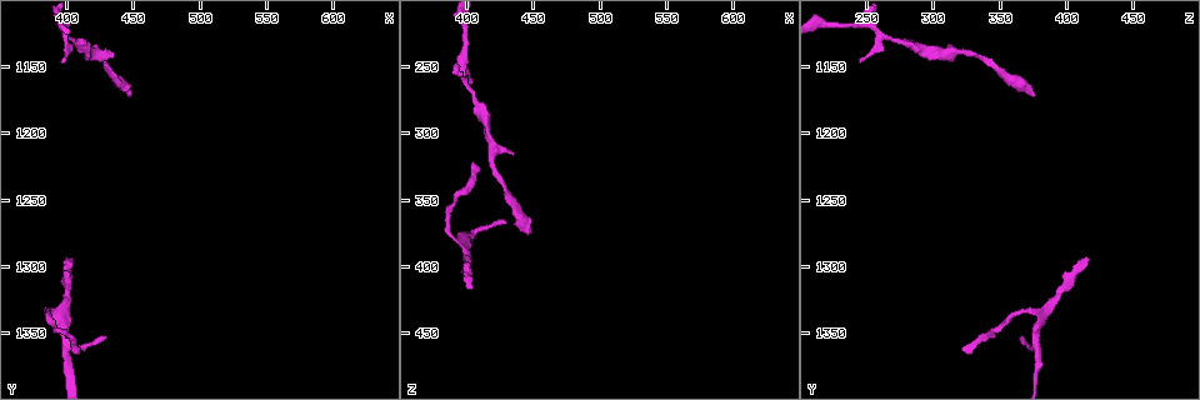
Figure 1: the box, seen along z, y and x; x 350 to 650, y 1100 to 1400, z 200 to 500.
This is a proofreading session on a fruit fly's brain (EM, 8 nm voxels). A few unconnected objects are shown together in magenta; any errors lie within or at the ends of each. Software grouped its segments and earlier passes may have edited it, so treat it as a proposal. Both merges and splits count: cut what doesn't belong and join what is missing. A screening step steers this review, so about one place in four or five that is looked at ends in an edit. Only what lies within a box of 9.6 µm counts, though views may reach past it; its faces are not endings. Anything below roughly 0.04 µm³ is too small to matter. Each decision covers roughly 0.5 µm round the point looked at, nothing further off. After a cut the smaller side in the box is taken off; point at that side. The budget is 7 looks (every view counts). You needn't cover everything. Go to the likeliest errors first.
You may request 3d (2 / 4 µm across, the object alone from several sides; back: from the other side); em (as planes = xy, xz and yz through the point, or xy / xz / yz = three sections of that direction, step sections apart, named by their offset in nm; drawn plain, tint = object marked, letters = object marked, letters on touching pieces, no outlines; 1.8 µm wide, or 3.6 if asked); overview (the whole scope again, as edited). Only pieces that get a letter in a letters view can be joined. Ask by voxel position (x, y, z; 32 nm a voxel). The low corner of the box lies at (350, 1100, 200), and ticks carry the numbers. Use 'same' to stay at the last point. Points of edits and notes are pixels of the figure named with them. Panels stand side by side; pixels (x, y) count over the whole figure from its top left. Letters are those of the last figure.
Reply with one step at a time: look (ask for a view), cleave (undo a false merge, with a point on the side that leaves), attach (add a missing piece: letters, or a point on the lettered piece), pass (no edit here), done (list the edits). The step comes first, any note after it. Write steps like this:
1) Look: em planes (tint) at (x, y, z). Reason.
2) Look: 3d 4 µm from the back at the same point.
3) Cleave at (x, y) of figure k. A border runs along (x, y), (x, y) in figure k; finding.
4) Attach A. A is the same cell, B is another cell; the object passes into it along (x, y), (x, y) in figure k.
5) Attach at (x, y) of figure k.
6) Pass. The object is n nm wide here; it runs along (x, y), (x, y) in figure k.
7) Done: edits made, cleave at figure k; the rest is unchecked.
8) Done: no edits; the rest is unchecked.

Look: em yz step 8 (letters) at (404, 1362, 322). Thin end.

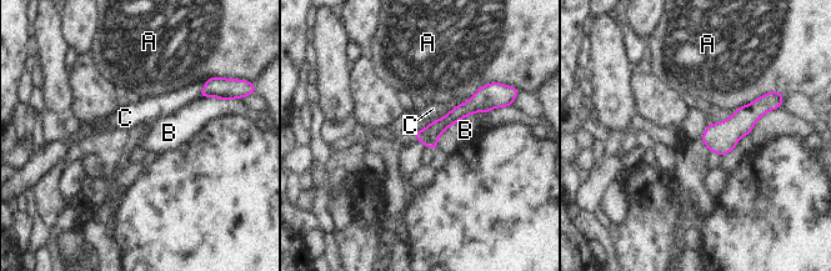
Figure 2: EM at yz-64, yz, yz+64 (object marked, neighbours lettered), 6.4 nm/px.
Look: em planes (letters) at the same point. Another direction.

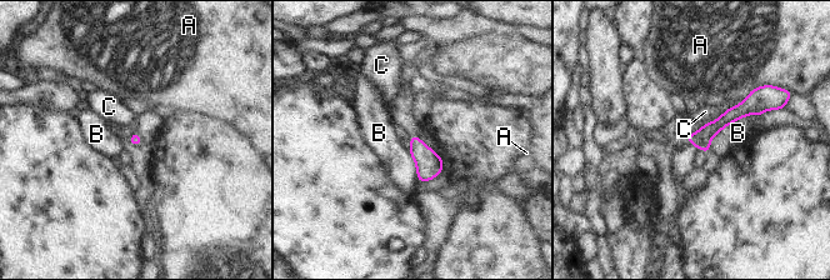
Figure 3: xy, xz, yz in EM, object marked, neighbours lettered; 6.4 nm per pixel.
Pass. A, B and C are other cells; a border runs along (759, 115), (725, 125), (708, 149) in figure 3; no lettered piece goes on from it.

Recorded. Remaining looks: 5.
Look: em planes (tint) at (398, 1290, 416). Branch stops here.

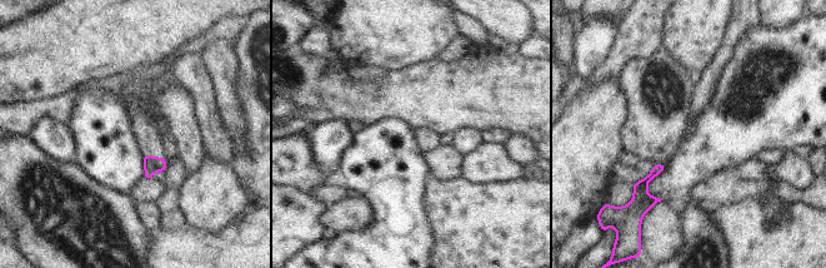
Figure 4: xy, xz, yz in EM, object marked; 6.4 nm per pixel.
Look: em planes (letters) at the same point. See the neighbours.

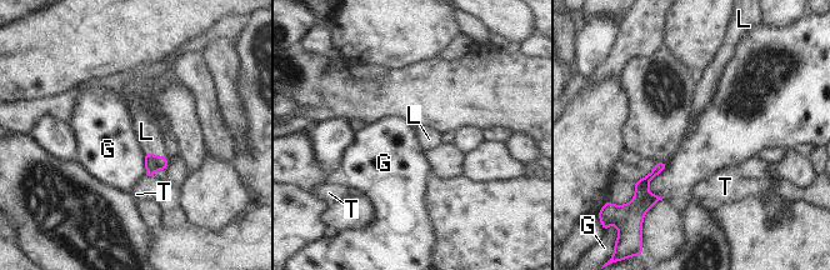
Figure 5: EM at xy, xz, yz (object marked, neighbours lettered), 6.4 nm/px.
Attach L. L is the same cell, G and T are other cells; the object passes into it along (153, 163), (155, 155), (146, 131) in figure 5; it goes on there.

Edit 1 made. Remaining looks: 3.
Look: 3d 4 µm at (430, 1352, 366). Thin end.

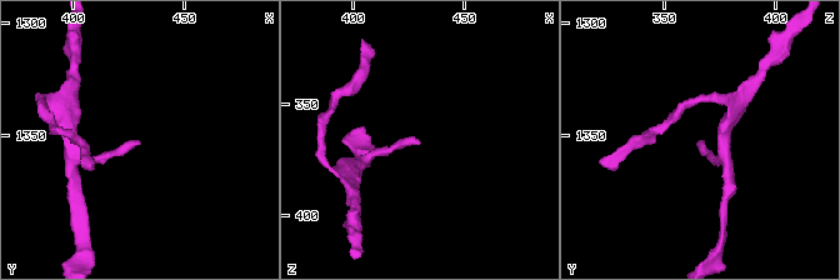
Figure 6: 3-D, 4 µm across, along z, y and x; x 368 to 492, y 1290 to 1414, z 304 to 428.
Look: em planes (letters) at (431, 1353, 367).

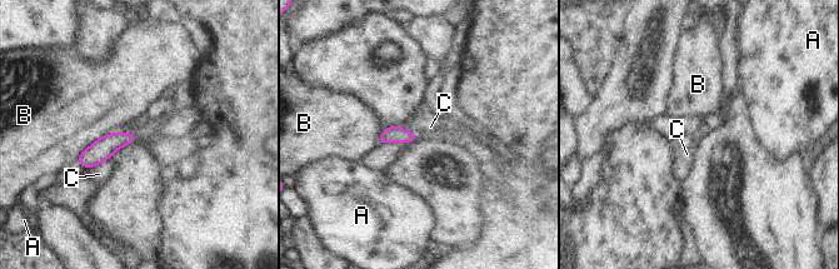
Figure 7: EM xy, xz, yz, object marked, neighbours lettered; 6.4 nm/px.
Pass. The object is 100 nm wide here; A, B and C are other cells; no lettered piece goes on from it.

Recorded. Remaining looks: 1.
Done: edits made, attach at figure 5; the rest is unchecked.

